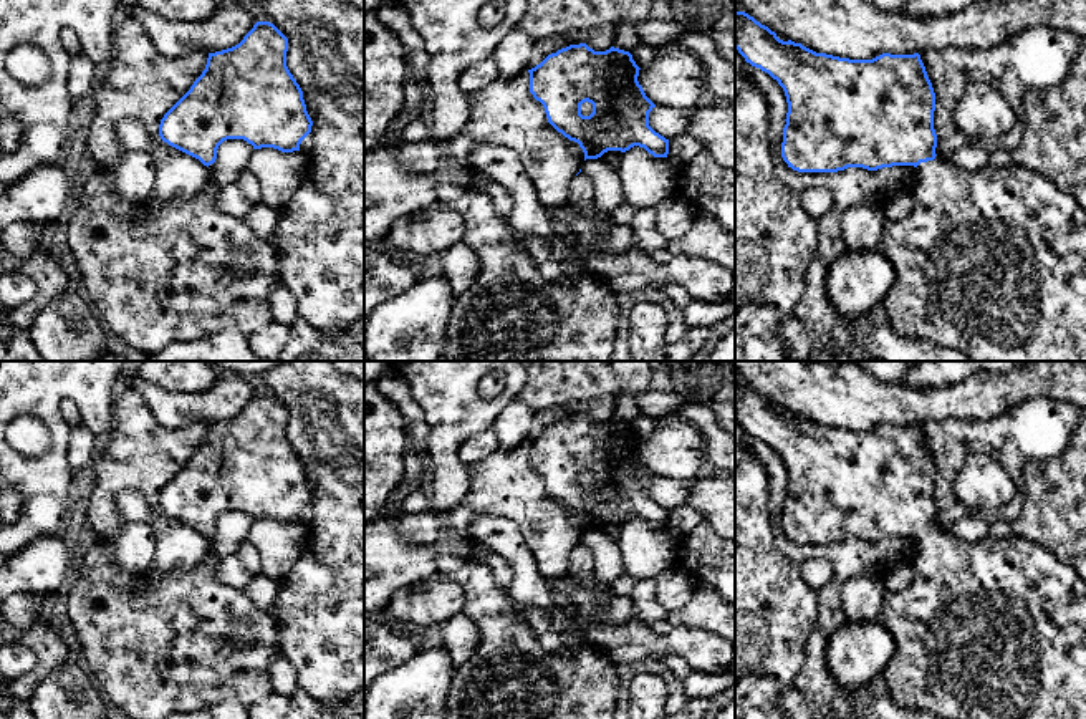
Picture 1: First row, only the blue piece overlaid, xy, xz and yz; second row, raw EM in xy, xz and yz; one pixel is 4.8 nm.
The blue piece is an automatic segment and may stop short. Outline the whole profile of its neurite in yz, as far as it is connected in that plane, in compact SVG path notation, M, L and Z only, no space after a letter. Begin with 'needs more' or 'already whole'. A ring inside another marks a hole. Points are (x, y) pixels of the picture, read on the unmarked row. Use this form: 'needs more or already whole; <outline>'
needs more; M735 383L735 419L755 439L768 444L783 459L788 484L783 499L781 528L798 543L838 543L848 538L877 542L892 537L914 537L919 552L914 558L914 580L909 588L887 591L882 598L877 621L891 633L896 649L882 676L887 694L899 706L914 706L945 719L1086 719L1086 583L1079 575L1048 550L1018 535L993 537L980 542L965 542L935 525L937 505L934 500L935 464L919 424L882 424L872 431L849 431L816 424L801 414L783 413L768 398L745 383Z

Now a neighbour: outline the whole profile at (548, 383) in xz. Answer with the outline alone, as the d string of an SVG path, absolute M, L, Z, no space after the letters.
M521 361L521 364L526 371L526 384L515 401L541 411L588 398L617 396L622 393L636 398L651 389L654 361Z

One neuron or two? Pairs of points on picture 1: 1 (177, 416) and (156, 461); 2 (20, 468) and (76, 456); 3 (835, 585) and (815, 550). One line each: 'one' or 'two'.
1: two
2: two
3: one

